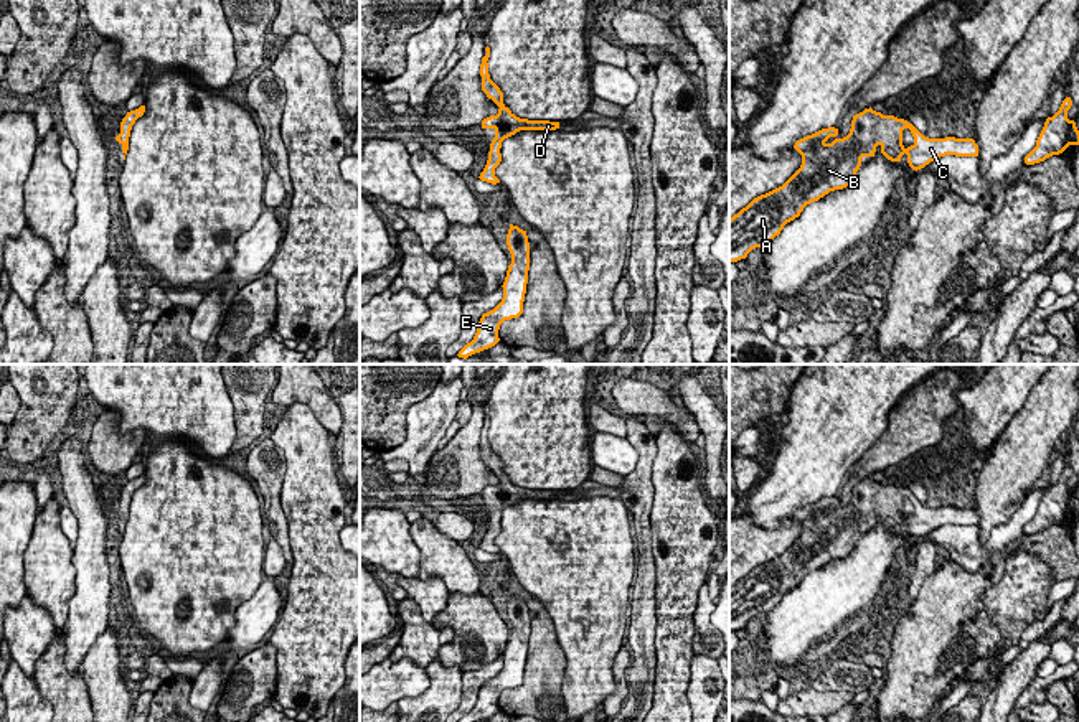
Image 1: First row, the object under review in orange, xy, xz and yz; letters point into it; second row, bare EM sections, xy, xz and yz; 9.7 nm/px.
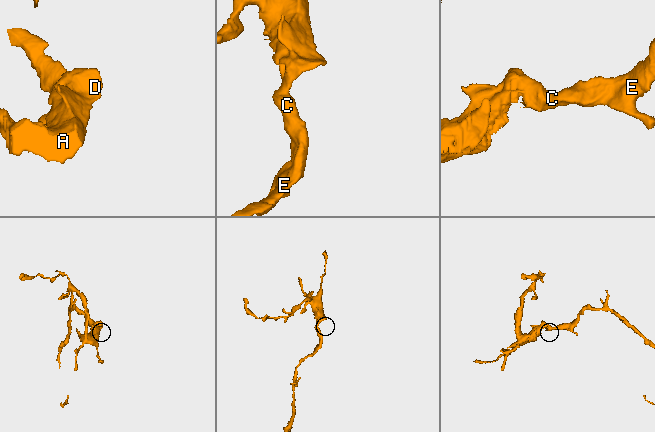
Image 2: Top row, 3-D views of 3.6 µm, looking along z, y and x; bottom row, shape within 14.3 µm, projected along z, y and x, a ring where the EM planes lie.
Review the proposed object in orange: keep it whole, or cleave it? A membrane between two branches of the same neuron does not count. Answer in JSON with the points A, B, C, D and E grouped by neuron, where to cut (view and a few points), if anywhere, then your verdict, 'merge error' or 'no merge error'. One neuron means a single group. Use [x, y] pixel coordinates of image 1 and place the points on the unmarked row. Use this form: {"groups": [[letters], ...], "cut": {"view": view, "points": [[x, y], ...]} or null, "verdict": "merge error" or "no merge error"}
{"groups": [["A", "B", "C", "D", "E"]], "cut": null, "verdict": "no merge error"}

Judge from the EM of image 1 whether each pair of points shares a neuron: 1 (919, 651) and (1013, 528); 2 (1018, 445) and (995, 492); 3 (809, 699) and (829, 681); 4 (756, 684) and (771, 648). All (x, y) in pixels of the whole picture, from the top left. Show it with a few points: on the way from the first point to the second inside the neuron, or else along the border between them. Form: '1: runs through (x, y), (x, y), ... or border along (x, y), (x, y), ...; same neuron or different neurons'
1: border along (992, 551), (974, 572), (967, 572), (954, 561); different neurons
2: runs through (1018, 457), (1005, 480); same neuron
3: border along (810, 686), (850, 691), (853, 694); different neurons
4: border along (771, 661), (774, 668); different neurons

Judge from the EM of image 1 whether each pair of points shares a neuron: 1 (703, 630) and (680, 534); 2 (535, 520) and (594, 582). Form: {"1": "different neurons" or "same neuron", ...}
{"1": "different neurons", "2": "same neuron"}

